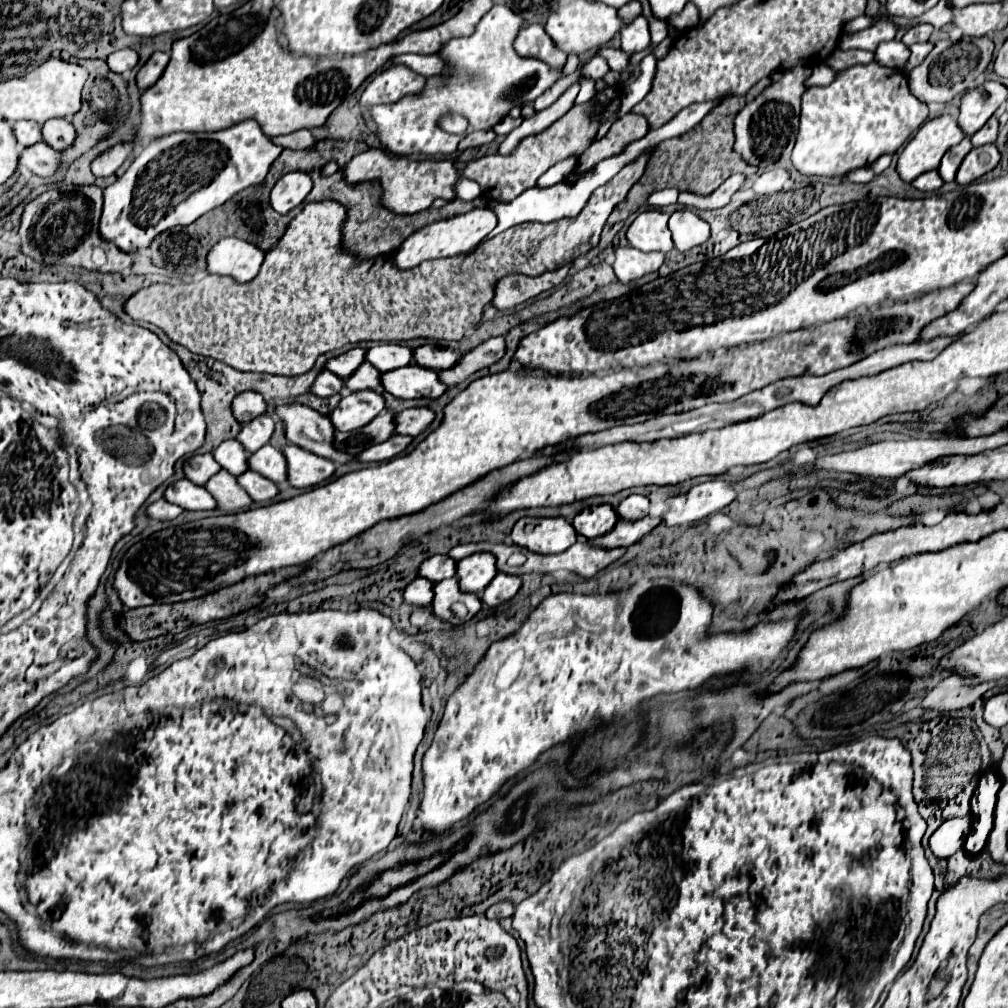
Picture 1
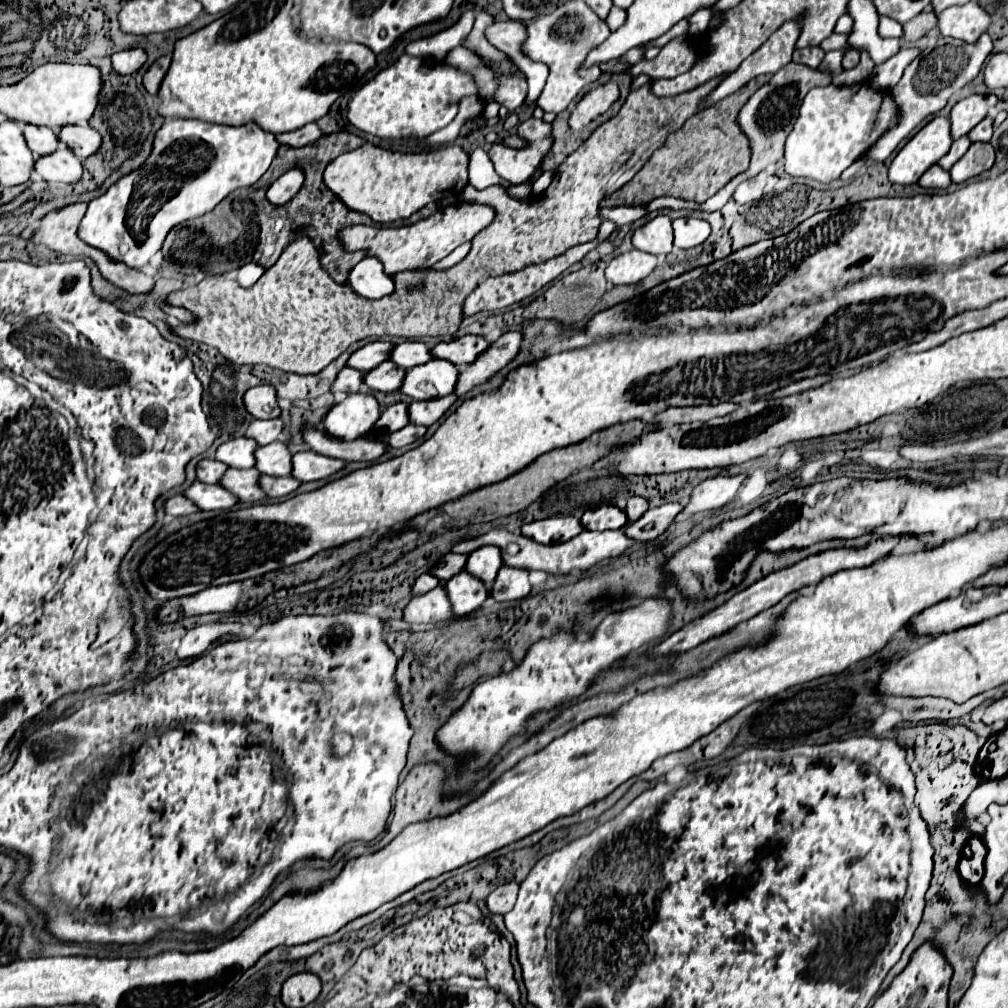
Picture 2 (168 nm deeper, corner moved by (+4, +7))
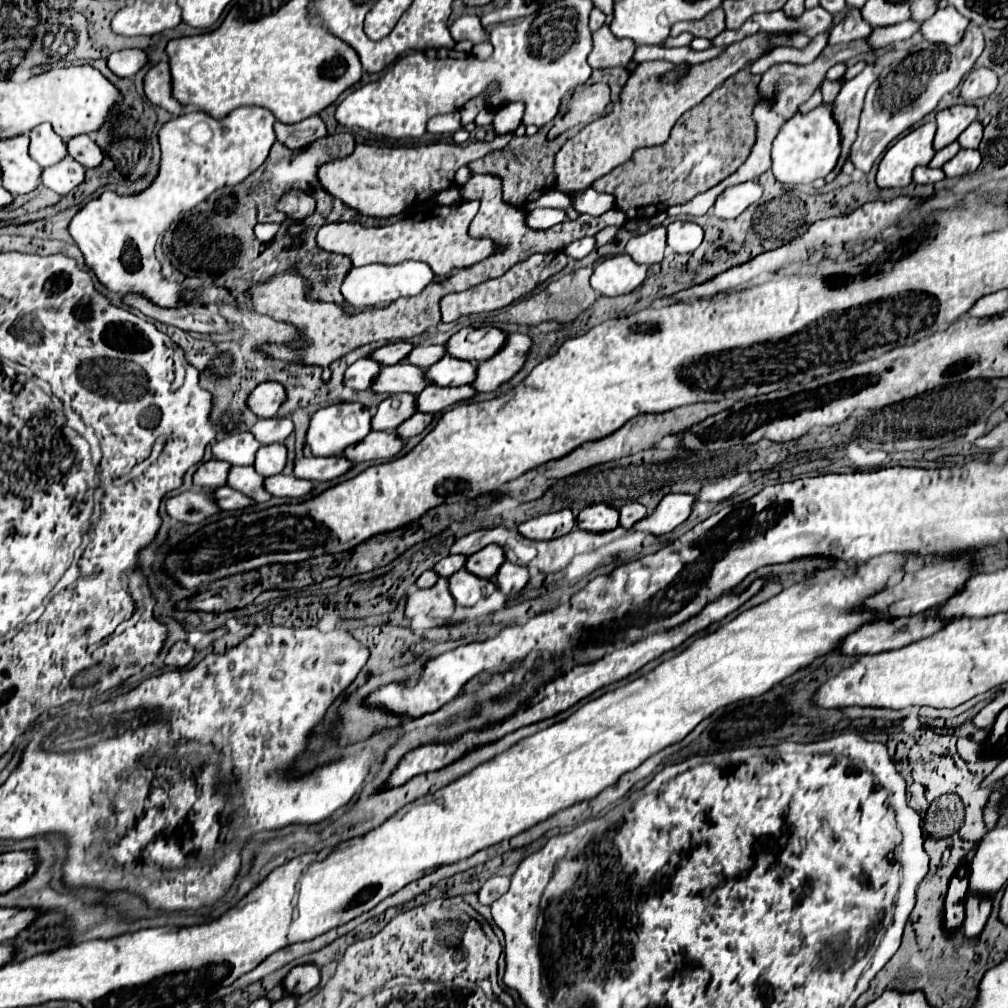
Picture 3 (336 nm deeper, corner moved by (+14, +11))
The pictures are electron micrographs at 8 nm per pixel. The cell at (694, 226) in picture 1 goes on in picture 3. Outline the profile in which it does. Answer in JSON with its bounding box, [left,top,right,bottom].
[668,221,702,253]

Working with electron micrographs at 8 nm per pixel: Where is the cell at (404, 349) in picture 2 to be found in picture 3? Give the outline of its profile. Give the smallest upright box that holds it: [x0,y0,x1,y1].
[406,345,446,369]

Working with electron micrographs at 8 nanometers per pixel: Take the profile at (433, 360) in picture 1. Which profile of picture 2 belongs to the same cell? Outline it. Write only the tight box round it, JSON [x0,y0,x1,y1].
[432,335,490,367]

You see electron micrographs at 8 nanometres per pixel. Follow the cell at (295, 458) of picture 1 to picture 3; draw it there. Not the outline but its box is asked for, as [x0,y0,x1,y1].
[294,457,352,481]

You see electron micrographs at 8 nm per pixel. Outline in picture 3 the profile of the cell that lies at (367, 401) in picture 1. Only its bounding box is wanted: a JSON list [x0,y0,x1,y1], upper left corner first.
[306,403,370,455]

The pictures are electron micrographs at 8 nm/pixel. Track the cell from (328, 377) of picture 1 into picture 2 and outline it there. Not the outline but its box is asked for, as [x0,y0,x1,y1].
[332,367,364,393]

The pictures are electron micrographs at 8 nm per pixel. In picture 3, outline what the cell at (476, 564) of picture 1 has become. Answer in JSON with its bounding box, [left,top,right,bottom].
[466,545,504,579]

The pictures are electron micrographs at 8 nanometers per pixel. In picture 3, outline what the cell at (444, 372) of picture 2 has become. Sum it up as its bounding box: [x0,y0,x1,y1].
[424,355,474,387]

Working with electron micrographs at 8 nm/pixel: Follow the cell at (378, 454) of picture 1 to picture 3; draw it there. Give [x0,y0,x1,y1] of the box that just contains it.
[396,413,434,439]

